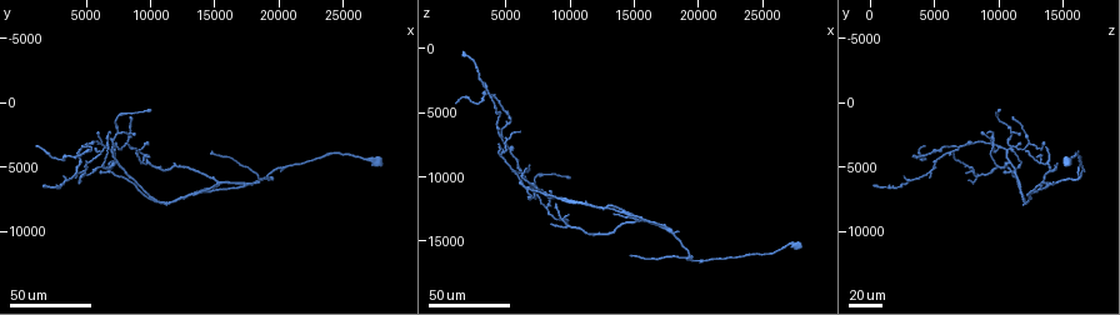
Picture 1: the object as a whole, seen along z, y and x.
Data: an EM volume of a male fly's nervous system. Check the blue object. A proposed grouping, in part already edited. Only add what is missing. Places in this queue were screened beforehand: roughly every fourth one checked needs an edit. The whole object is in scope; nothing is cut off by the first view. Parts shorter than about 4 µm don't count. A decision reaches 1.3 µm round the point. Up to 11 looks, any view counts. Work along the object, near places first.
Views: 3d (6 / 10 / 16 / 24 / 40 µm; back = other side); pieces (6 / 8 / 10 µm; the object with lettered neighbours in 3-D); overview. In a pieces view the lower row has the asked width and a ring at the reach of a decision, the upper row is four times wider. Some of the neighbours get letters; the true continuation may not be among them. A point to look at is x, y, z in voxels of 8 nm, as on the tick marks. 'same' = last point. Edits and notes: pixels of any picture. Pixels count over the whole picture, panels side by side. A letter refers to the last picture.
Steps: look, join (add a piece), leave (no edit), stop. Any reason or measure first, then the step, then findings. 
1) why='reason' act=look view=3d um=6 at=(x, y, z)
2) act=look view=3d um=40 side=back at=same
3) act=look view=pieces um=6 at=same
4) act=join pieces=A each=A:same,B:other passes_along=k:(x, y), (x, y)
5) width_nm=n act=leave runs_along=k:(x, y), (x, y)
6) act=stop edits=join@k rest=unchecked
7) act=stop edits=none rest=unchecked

act=look view=3d um=40 at=(1000, 3400, 4400)

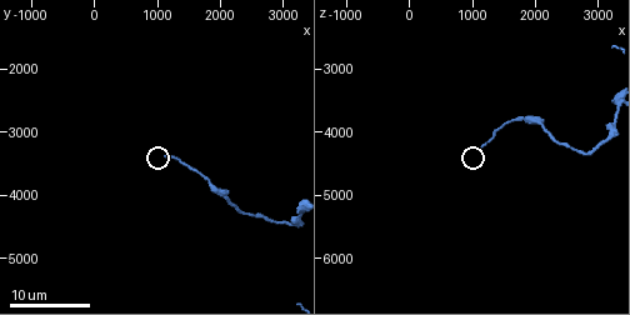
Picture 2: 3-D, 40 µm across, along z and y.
why='zoom in' act=look view=3d um=10 at=(1100, 3400, 4300)

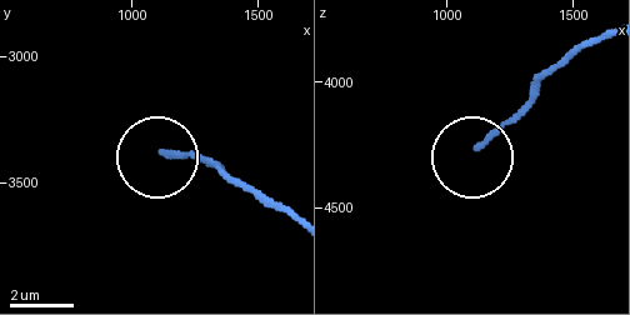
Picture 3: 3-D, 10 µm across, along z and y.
act=look view=pieces um=8 at=(1130, 3380, 4250)

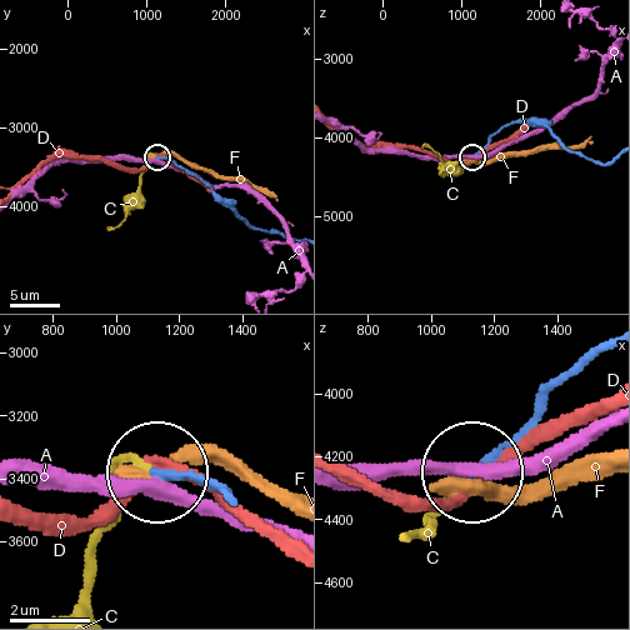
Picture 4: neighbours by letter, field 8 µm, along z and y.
width_nm=170 act=join pieces=C each=A:other,C:same,D:other,F:other passes_along=4:(570, 375), (413, 533) found='the neuron continues'

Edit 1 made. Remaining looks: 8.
act=look view=overview

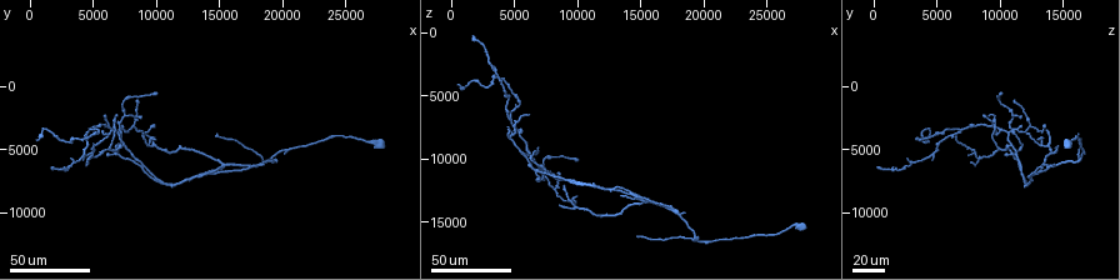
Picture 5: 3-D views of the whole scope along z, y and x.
why='an open end' act=look view=3d um=40 at=(600, 4200, 4000)

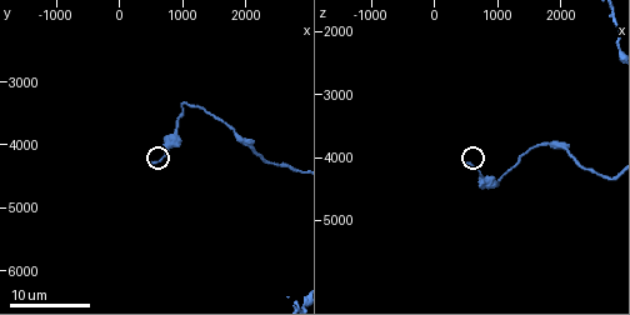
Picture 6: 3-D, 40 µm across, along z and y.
act=look view=pieces um=10 at=(500, 4250, 4150)

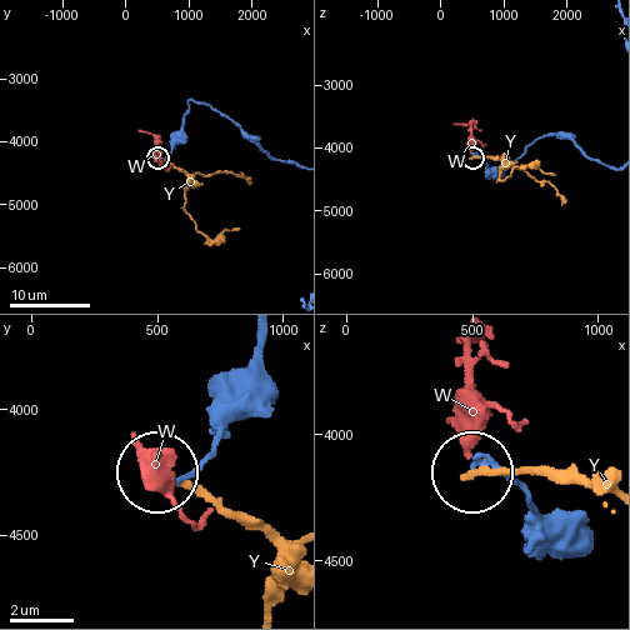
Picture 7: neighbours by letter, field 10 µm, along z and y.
act=leave each=W:other,Y:other runs_along=7:(573, 551), (503, 473), (473, 465) found='none of them fits'

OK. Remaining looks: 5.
why='an open end' act=look view=3d um=24 at=(4200, 5800, 4600)

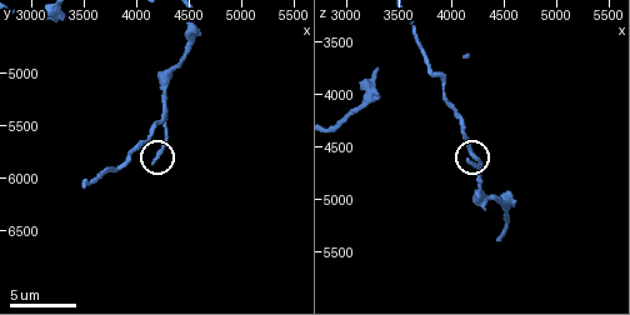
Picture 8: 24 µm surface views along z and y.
why='see the neighbours' act=look view=pieces um=6 at=(4160, 5840, 4620)

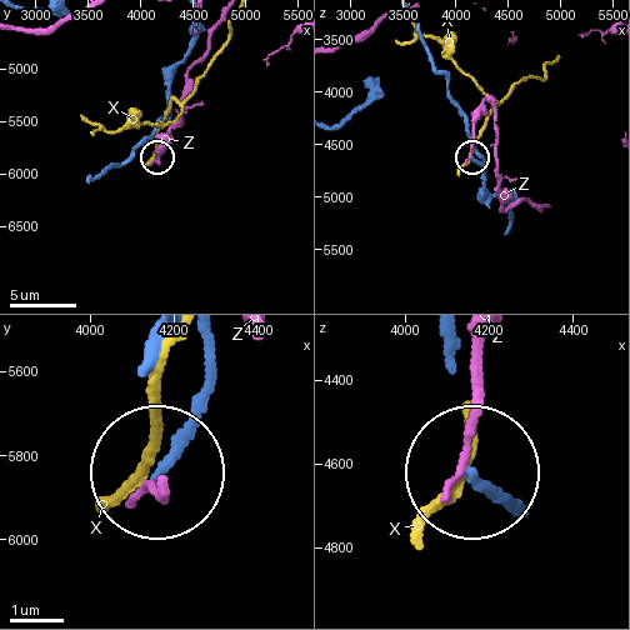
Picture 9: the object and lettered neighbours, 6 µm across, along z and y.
act=leave each=X:other,Z:other runs_along=9:(203, 346), (203, 386), (166, 463) found='no lettered piece goes on from it'

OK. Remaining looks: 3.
why='an open end' act=look view=3d um=40 at=(4600, 6000, 7600)

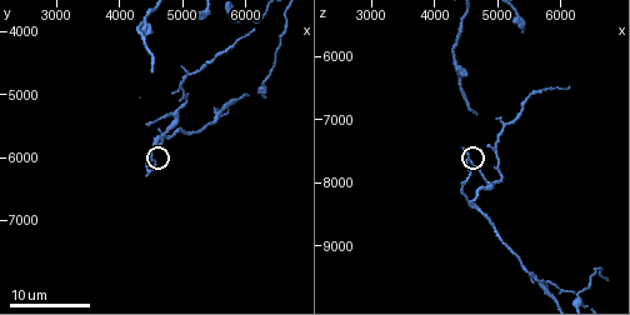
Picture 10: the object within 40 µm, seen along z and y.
act=look view=pieces um=8 at=(4550, 6050, 7700)

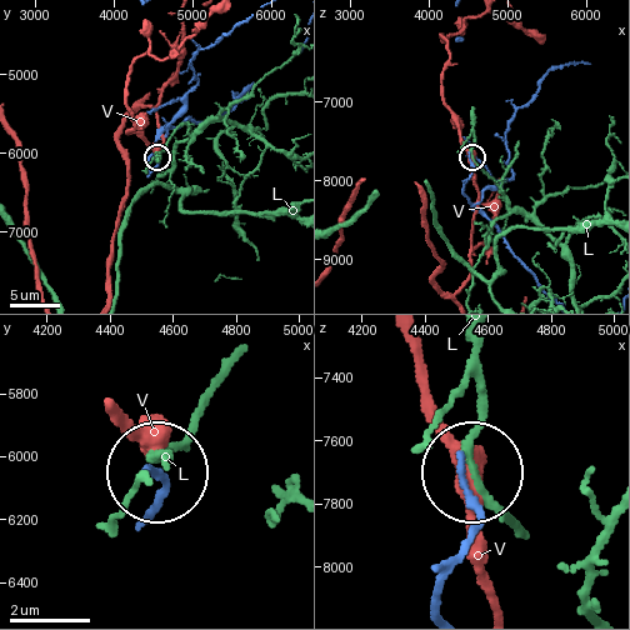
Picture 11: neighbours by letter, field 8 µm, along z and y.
act=leave each=L:other,V:other runs_along=11:(436, 605), (474, 524), (464, 478) found='no lettered piece goes on from it'

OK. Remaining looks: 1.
act=stop edits=join@4 rest=unchecked

